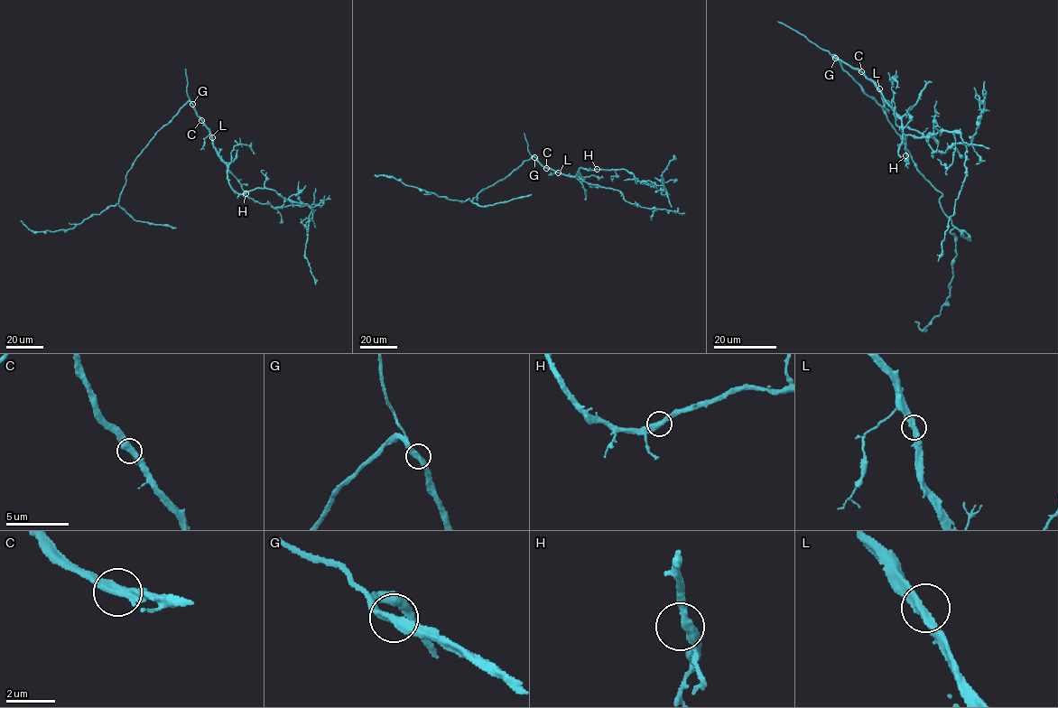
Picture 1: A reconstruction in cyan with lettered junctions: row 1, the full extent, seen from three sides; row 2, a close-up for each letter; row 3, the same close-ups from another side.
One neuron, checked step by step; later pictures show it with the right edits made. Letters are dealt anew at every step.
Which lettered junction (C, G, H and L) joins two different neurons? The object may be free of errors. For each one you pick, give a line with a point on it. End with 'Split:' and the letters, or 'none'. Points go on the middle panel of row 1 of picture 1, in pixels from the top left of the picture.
Split: none

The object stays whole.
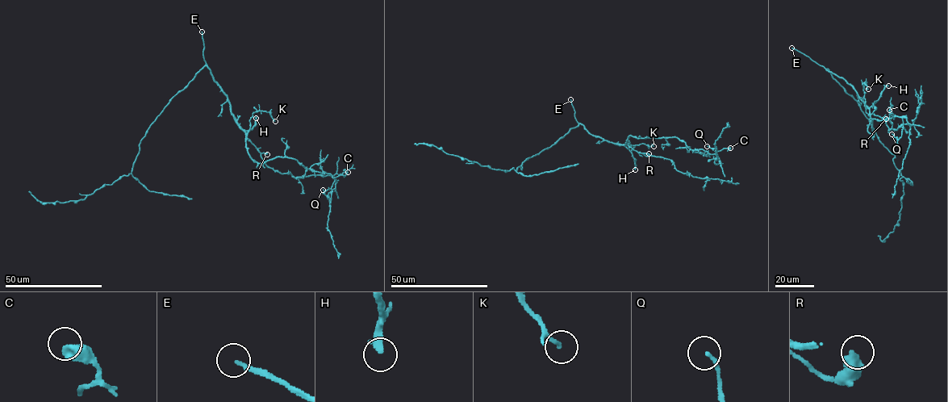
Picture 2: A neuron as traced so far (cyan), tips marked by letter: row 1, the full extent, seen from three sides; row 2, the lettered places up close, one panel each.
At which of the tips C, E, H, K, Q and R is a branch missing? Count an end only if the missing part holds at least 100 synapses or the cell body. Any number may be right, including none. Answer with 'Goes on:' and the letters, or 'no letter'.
Goes on: E, H

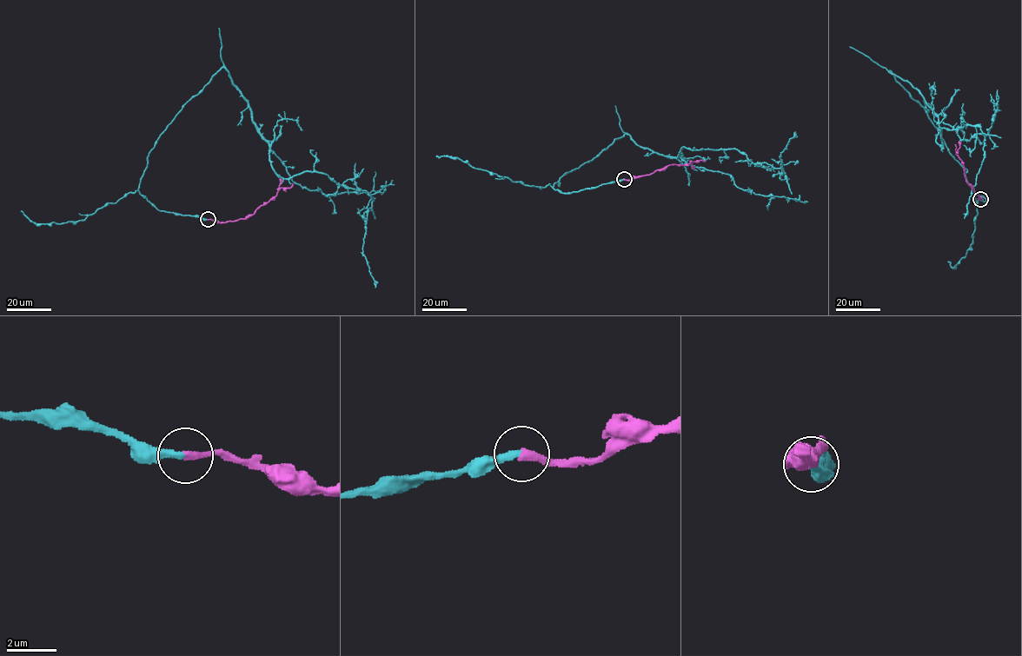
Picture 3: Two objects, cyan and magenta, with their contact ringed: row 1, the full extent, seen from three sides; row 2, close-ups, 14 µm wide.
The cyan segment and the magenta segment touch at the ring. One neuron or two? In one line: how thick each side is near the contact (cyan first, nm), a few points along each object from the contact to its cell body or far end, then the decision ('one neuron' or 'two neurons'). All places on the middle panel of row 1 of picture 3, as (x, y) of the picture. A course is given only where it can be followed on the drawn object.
240/300 nm | cyan via (624, 179), (553, 187), (627, 134), (675, 158), (684, 147), (736, 149), (780, 168), (781, 180), (795, 131) | magenta via (624, 179), (649, 175), (669, 164), (686, 165), (705, 161) | one neuron

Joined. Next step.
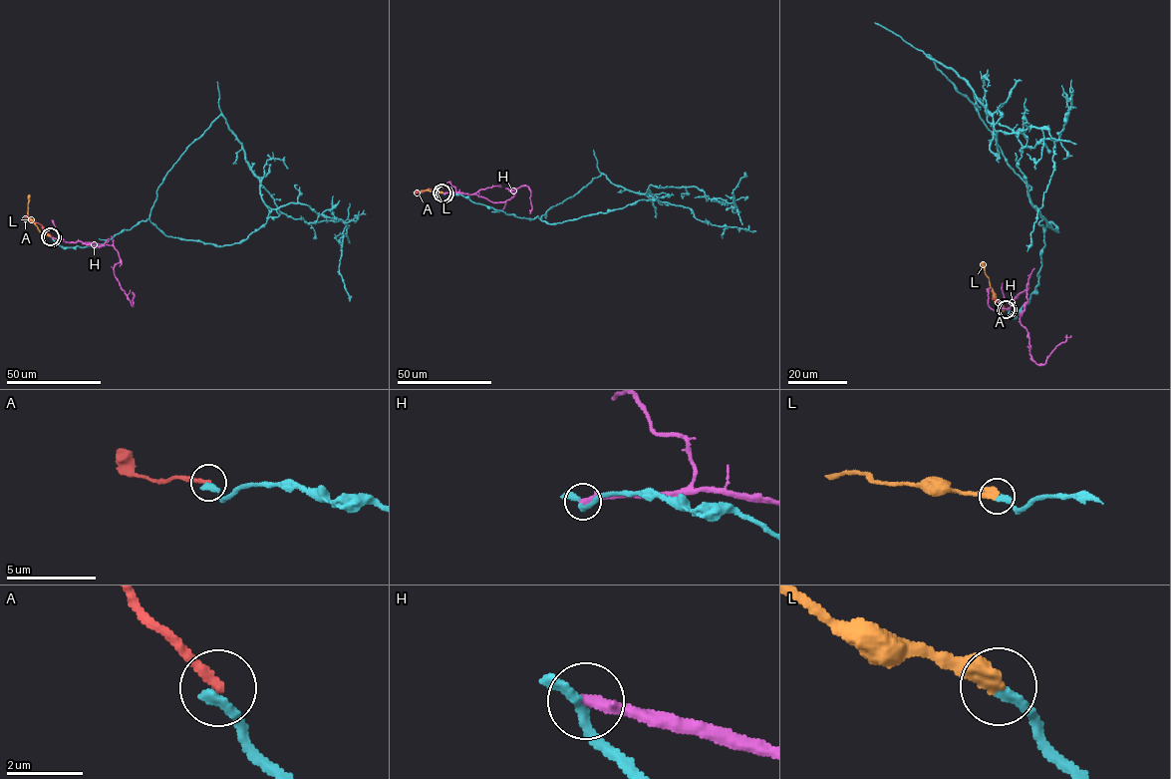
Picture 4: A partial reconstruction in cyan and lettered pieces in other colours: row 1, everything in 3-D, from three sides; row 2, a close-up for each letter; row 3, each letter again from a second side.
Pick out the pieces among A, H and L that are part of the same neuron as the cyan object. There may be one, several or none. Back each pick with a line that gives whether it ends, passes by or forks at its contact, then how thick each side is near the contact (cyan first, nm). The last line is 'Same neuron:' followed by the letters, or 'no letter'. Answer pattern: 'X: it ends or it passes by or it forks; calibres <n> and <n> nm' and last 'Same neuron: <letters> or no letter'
L: it ends; calibres 280 and 440 nm
Same neuron: L

